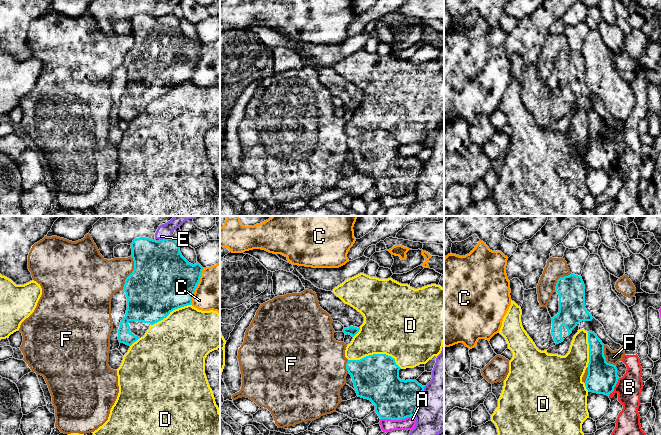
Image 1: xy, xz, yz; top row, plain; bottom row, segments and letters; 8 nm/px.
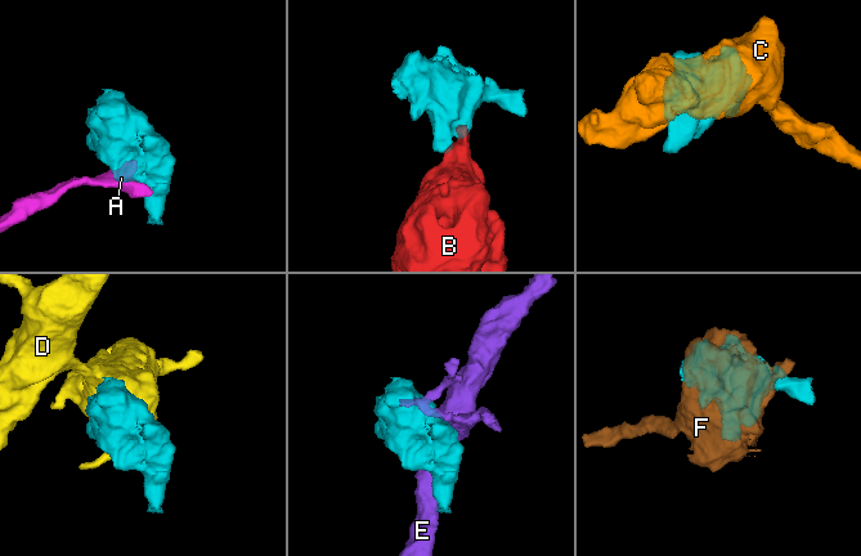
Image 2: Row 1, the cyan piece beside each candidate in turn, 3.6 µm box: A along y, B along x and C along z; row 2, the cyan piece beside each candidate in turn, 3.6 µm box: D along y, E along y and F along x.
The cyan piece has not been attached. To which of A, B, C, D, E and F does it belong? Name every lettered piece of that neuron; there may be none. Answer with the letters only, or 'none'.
none

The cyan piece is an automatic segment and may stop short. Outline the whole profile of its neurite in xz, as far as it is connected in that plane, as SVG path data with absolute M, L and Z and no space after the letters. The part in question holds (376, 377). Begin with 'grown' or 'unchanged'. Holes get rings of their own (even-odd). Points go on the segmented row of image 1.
unchanged; M373 354L360 360L348 360L346 369L352 377L357 396L370 400L380 419L401 420L415 416L425 386L416 380L401 380L401 368L394 358L386 354Z

